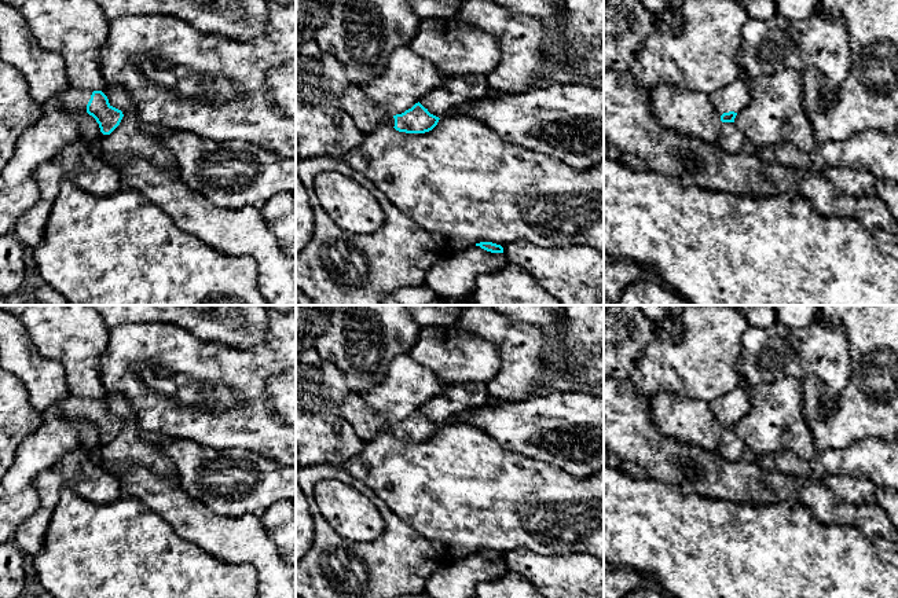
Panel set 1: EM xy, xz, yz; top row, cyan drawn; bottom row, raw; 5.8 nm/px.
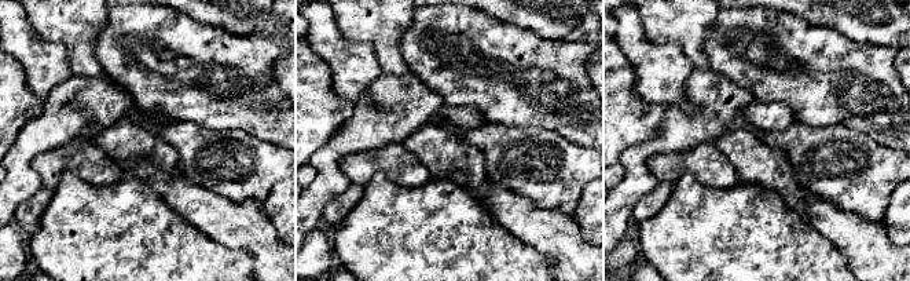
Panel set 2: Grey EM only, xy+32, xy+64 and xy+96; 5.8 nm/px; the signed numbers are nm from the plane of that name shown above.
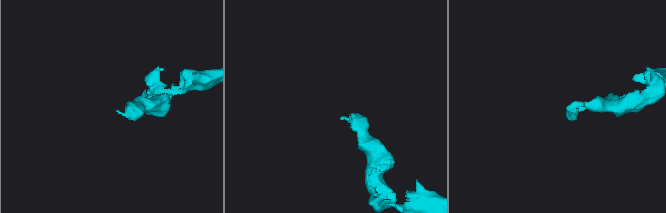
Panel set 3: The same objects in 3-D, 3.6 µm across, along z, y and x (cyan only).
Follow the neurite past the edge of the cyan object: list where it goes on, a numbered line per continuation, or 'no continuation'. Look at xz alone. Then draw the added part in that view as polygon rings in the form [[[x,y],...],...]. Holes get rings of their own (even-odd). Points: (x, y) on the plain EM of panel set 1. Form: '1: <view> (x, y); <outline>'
1: xz (366, 424); [[[358,393],[342,399],[340,417],[353,428],[362,441],[367,441],[378,433],[395,434],[393,423],[380,418]]]

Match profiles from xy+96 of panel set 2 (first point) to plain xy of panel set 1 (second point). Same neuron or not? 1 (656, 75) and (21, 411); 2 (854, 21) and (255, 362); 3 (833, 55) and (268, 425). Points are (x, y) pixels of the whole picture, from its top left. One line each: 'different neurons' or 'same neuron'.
1: different neurons
2: different neurons
3: same neuron

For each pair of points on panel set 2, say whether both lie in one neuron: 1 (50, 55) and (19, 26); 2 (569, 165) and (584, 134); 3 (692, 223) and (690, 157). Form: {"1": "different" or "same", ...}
{"1": "same", "2": "different", "3": "different"}

